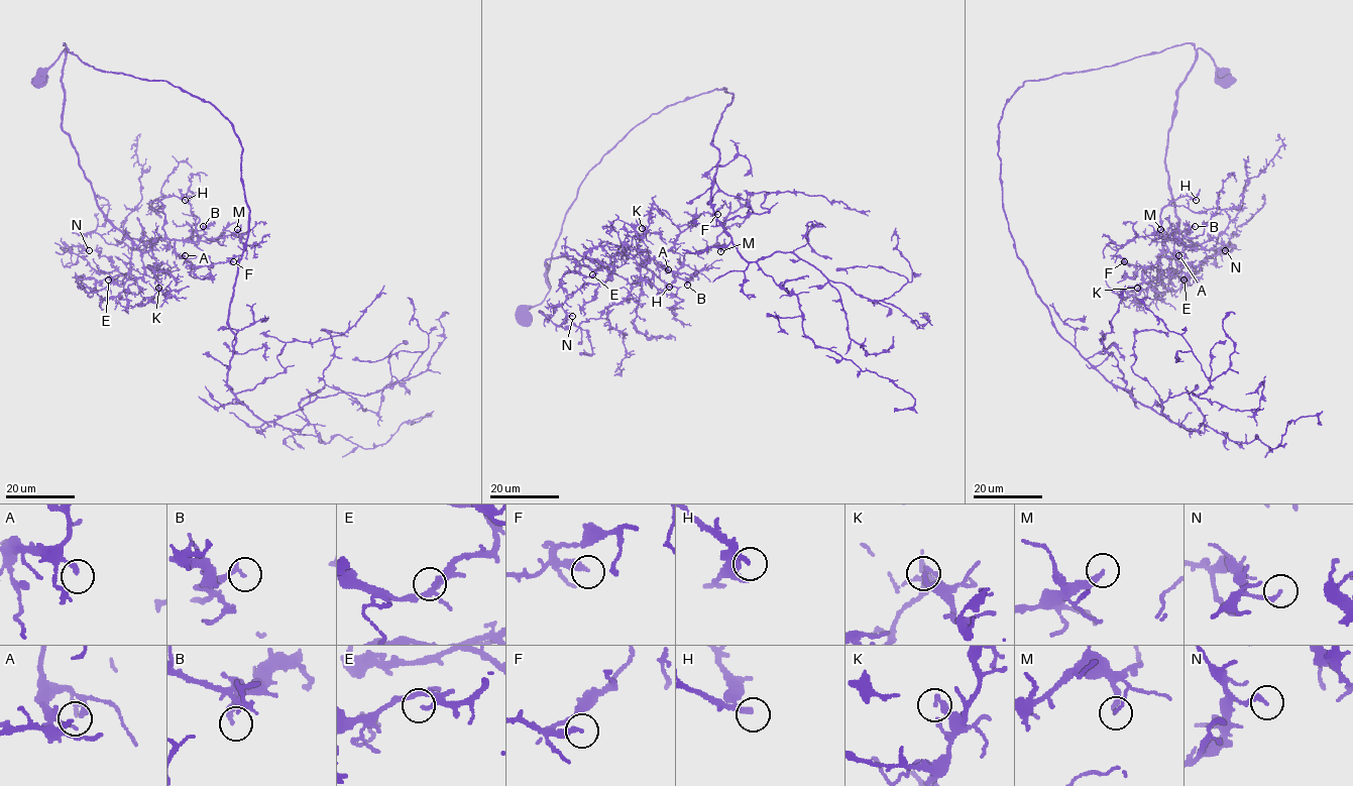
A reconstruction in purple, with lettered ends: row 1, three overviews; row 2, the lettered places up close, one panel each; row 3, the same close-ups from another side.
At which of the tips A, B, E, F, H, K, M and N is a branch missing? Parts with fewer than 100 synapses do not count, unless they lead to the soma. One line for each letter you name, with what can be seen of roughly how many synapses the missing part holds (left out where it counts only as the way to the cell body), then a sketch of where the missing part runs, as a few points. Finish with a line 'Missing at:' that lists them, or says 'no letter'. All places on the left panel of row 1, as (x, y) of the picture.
H: Roughly 170 synapses. Course of what is missing: (185, 200), (201, 204), (212, 192), (232, 179), (236, 190), (247, 199), (252, 199), (273, 178)
Missing at: H

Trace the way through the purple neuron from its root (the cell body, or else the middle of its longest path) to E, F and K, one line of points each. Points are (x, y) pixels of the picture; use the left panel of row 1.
E: (37, 80), (37, 72), (66, 47), (62, 129), (98, 208), (132, 245), (130, 270), (108, 279)
F: (37, 80), (37, 72), (66, 47), (62, 129), (98, 208), (139, 250), (168, 238), (191, 266), (233, 261)
K: (37, 80), (37, 72), (66, 47), (62, 129), (98, 208), (136, 245), (158, 288)

